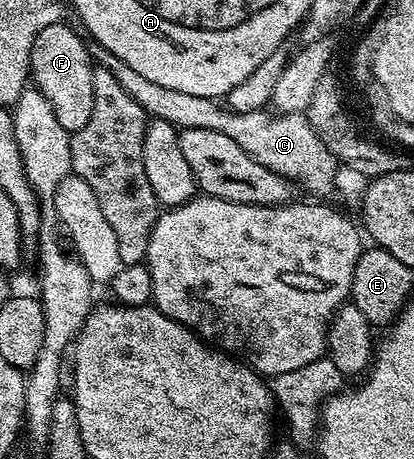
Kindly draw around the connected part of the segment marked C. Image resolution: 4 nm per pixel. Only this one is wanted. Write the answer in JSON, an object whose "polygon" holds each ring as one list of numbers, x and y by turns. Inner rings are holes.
{"polygon":[[99,49,96,54,97,65,108,68,108,72,124,88,140,108,150,118,168,120,168,124,181,129,212,128,216,132,224,132,231,140,236,140,256,164,264,164,272,172,276,172,295,187,307,190,310,194,330,194,334,190,334,177,338,174,340,163,324,144,324,140,315,132,305,113,279,114,269,109,252,112,236,112,219,104,213,98,191,96,188,92,176,92,176,88,164,88,164,84,156,84,145,76,140,76,136,68,132,68,124,60]]}

